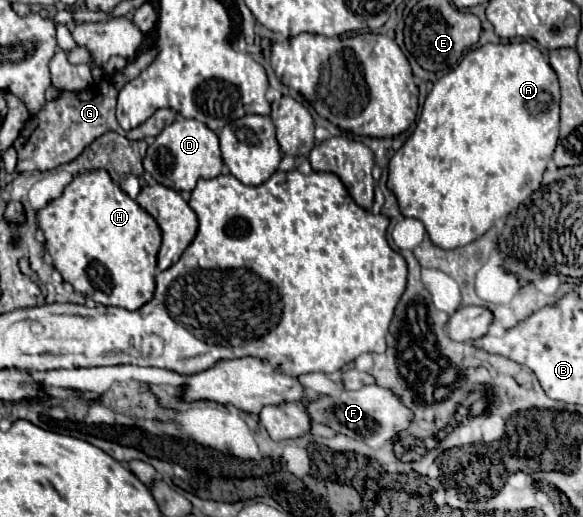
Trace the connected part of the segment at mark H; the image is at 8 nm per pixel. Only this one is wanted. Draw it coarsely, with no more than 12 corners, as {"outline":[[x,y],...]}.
{"outline":[[106,170],[38,210],[82,296],[138,310],[160,228]]}

